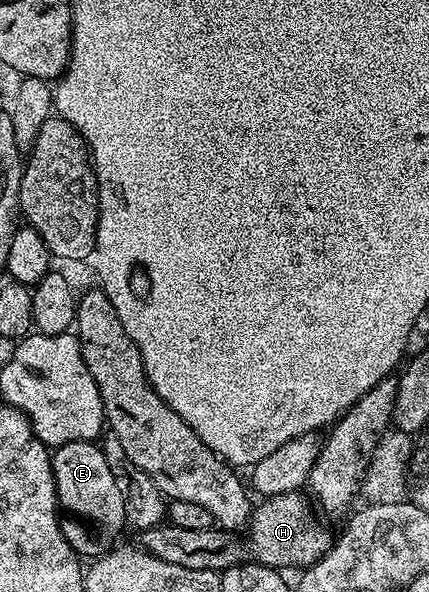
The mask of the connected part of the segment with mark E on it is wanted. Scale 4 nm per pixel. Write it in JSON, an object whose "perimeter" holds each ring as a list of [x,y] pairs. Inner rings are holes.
{"perimeter":[[[73,441],[54,448],[51,468],[60,508],[64,512],[72,511],[73,514],[88,519],[99,530],[99,535],[94,535],[85,524],[67,521],[63,523],[64,537],[80,556],[98,556],[108,546],[106,543],[127,523],[127,500],[115,468],[109,465],[109,461],[105,461],[102,446],[95,441]]]}

